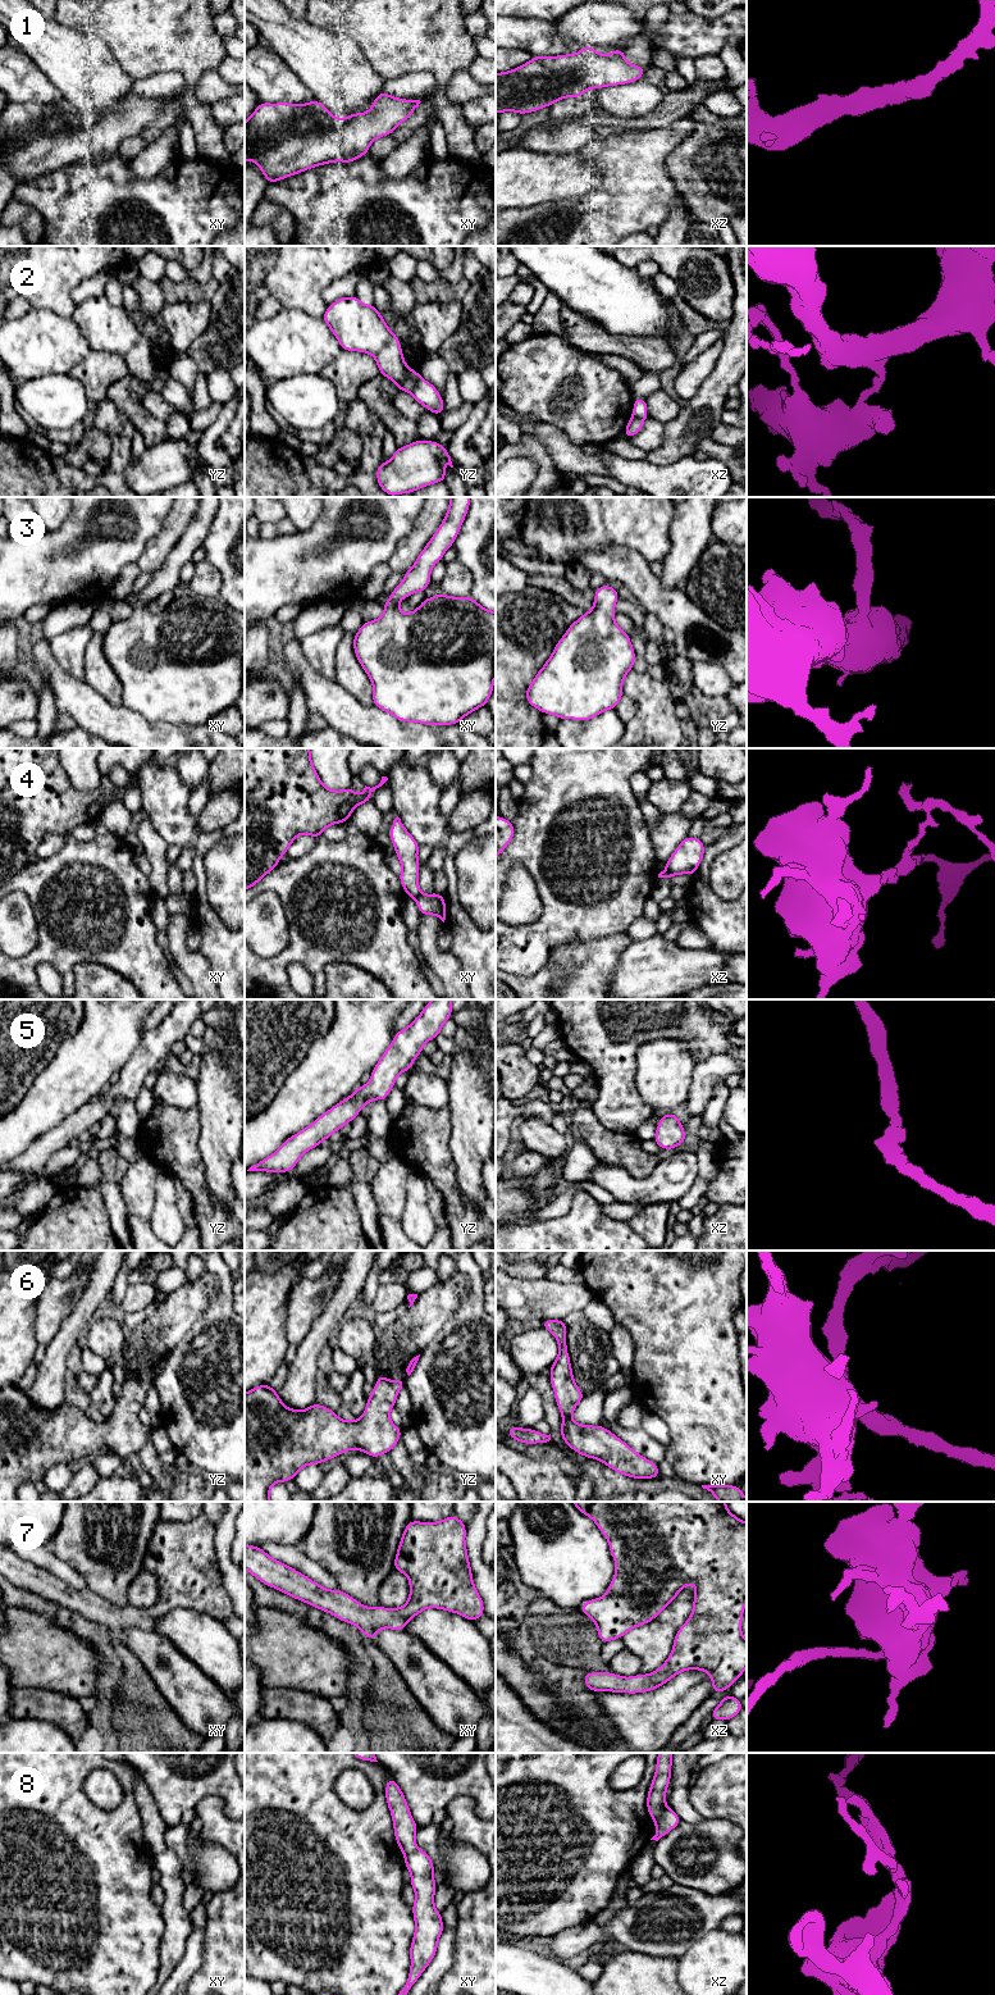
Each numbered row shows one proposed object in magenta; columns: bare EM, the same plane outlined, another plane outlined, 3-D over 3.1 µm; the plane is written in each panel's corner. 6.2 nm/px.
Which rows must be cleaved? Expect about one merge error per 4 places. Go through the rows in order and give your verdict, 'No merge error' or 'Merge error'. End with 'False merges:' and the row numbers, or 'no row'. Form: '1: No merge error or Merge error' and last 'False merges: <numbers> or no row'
1: No merge error
2: Merge error
3: No merge error
4: Merge error
5: No merge error
6: No merge error
7: No merge error
8: Merge error
False merges: 2, 4, 8

